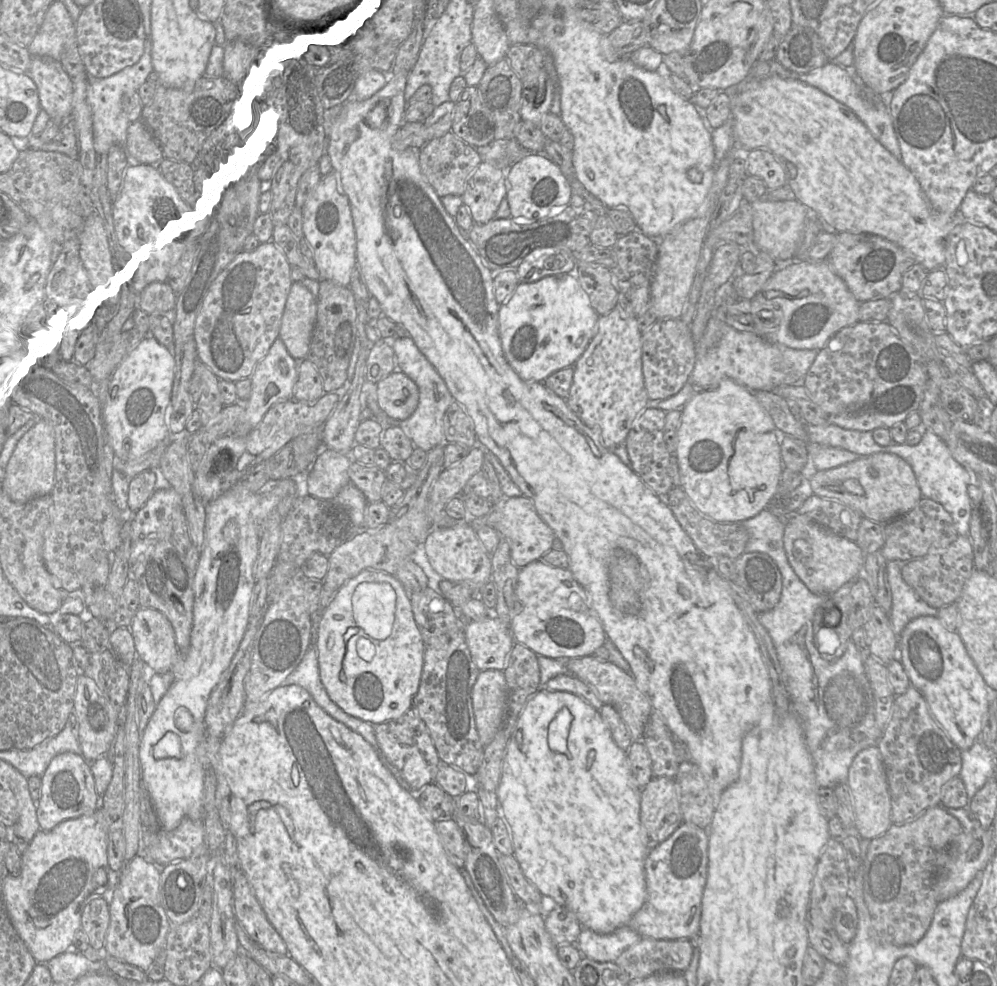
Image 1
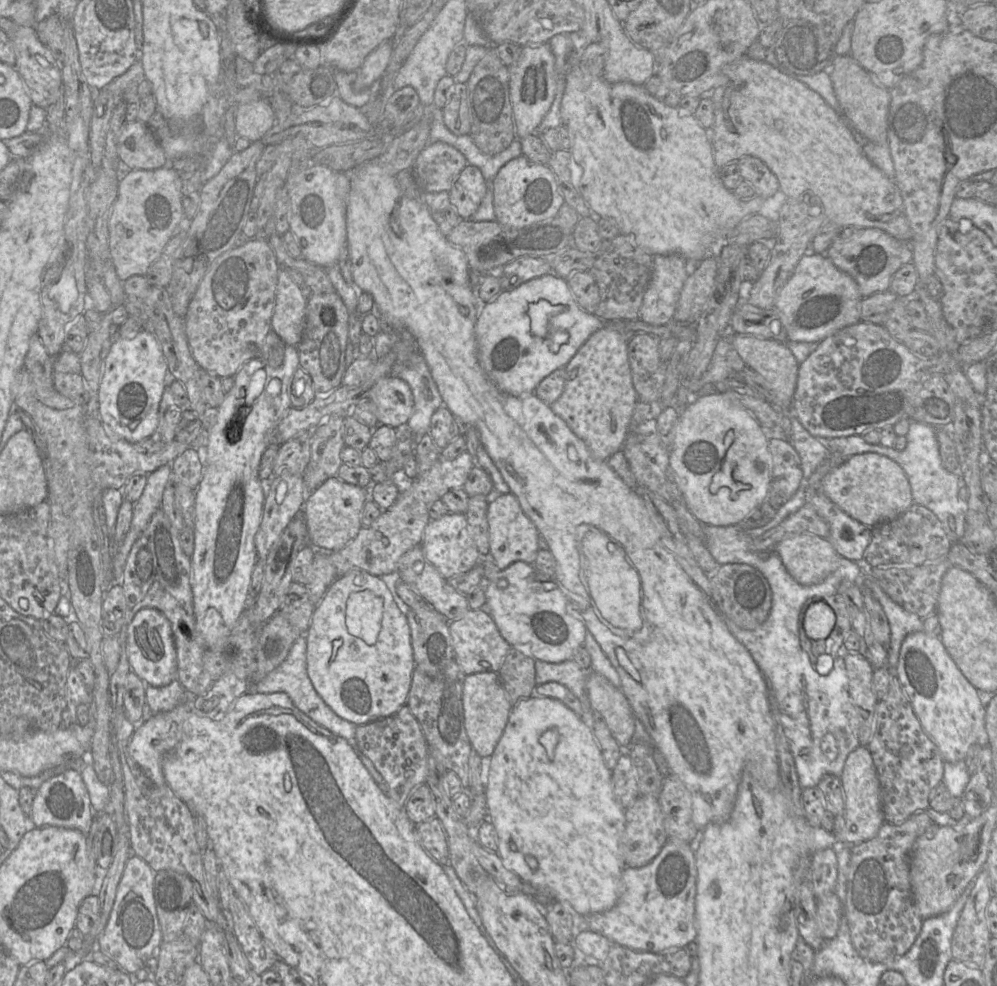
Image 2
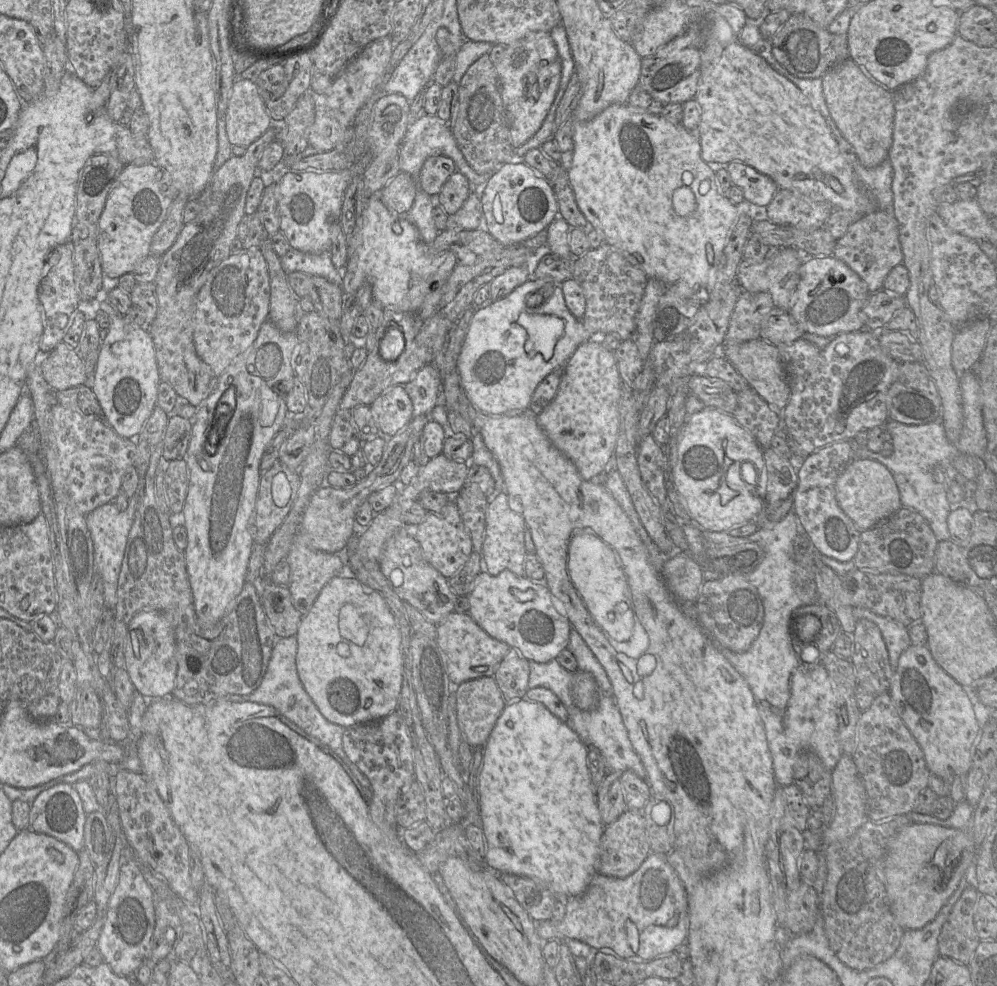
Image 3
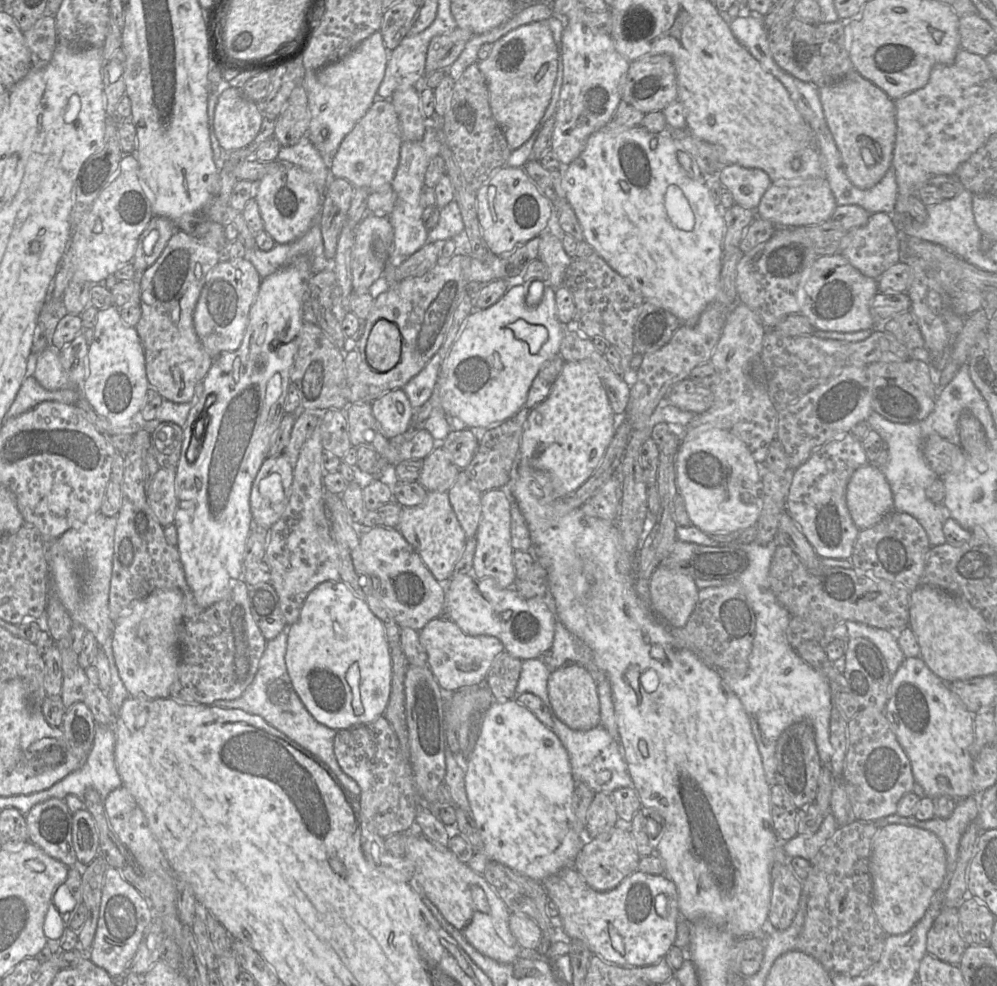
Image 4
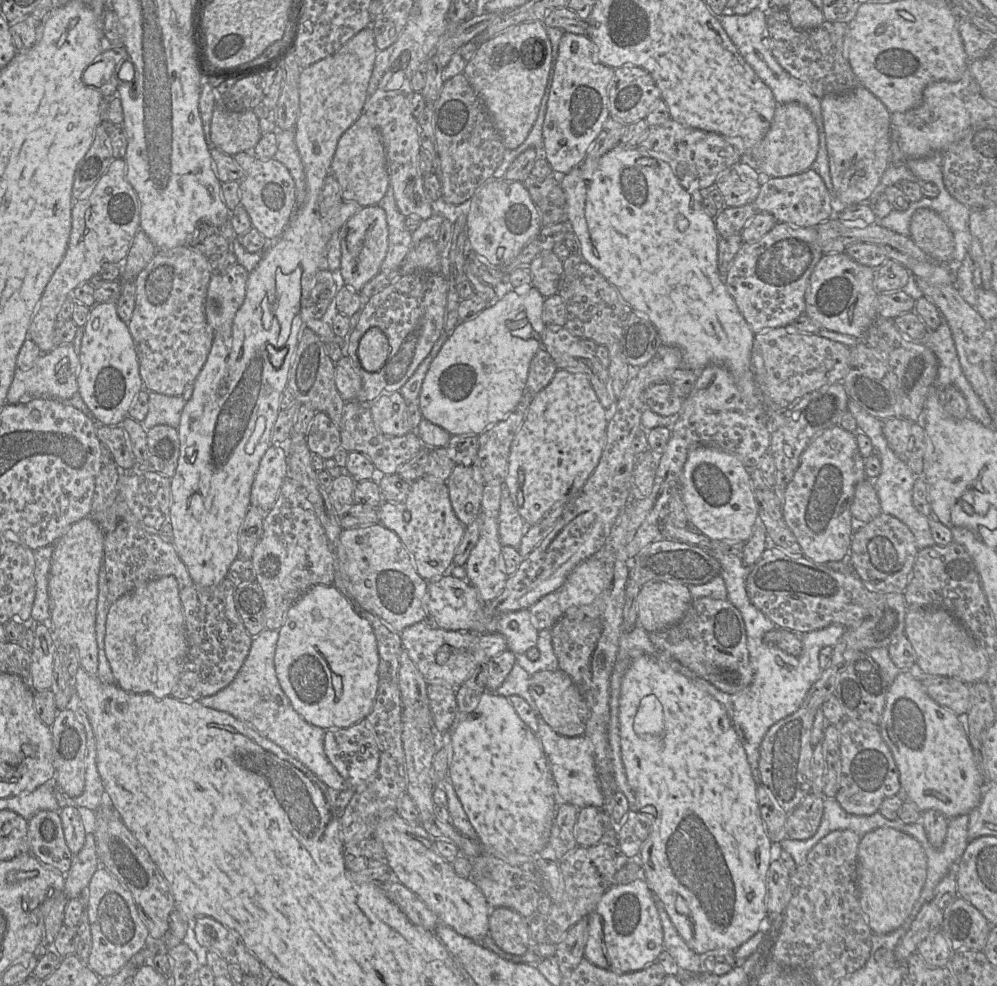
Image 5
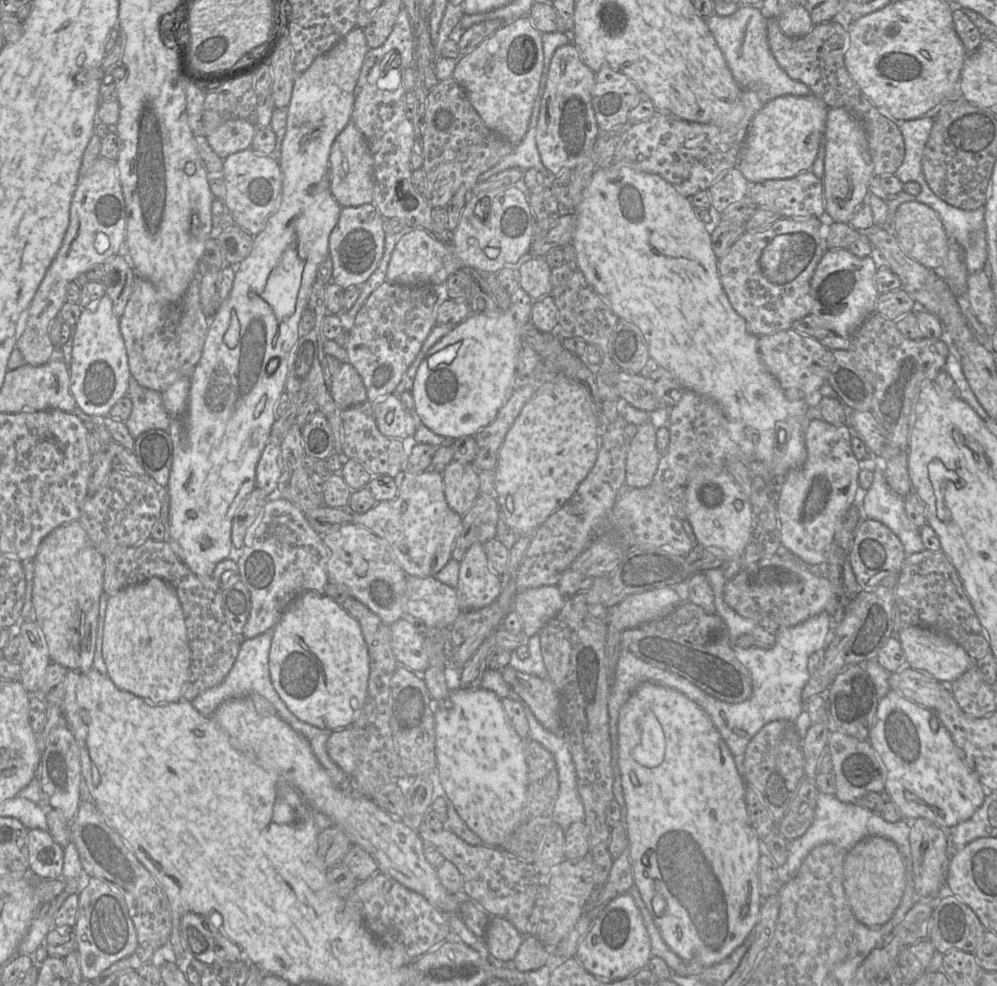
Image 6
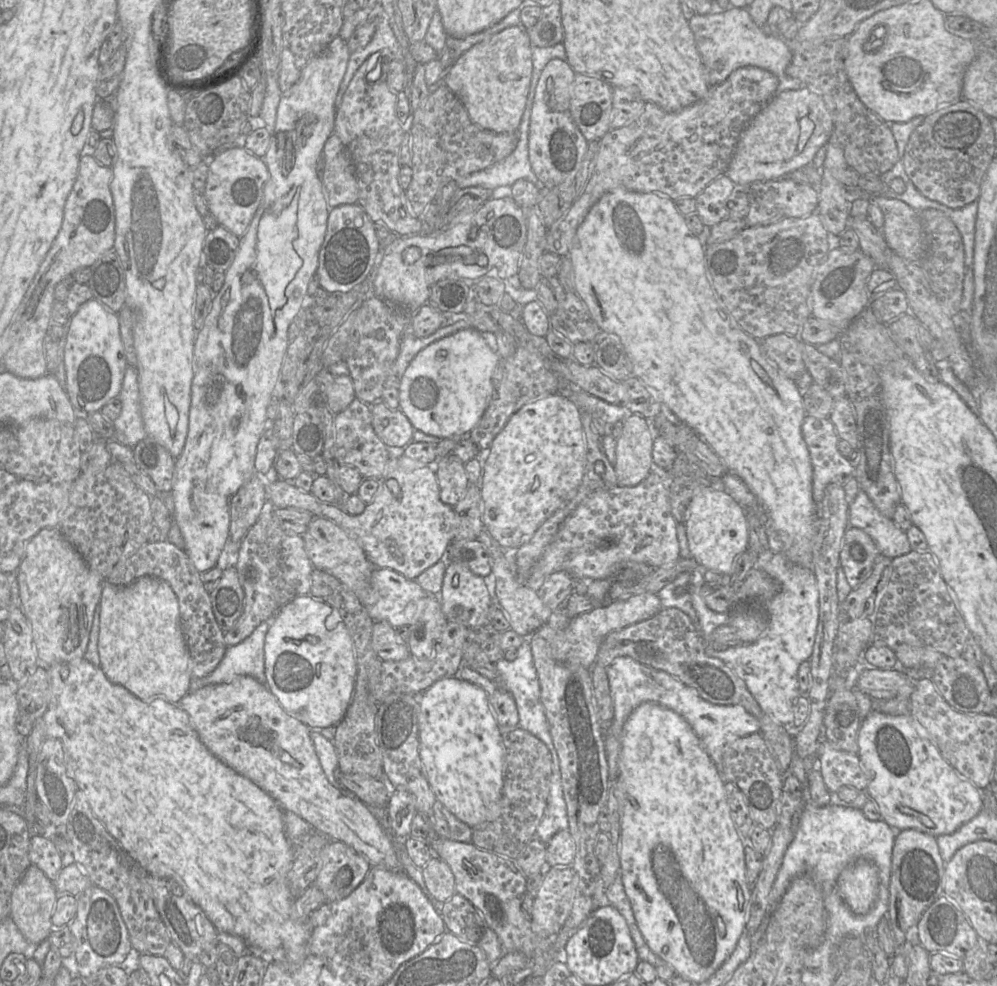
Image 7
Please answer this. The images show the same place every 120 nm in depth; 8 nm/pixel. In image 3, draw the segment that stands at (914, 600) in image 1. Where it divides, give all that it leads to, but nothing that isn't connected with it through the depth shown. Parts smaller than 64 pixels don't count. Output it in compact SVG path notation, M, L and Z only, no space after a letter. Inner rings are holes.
M854 608L853 614L857 620L868 619L878 626L888 650L890 665L896 669L901 654L911 645L908 628L891 618L880 616L865 608Z

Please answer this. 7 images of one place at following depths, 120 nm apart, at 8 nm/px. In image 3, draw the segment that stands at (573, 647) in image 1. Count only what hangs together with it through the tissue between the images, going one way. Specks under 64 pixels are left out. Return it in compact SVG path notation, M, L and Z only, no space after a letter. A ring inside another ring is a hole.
M507 569L497 575L481 571L474 579L468 598L467 613L473 620L488 635L515 648L528 661L545 663L554 660L562 650L567 649L572 626L568 618L556 609L553 596L546 585L535 583L525 576L517 576Z

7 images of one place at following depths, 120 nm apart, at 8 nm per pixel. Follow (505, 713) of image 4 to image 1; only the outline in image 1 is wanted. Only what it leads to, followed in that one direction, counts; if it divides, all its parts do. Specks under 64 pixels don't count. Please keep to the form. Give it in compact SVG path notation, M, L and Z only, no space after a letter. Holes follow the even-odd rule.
M546 688L539 689L528 699L508 741L500 782L495 792L501 815L507 820L511 827L514 847L513 856L519 862L524 875L539 889L542 895L551 897L558 905L564 906L572 911L583 927L596 933L609 934L623 926L628 926L634 914L643 906L647 898L645 859L650 850L646 845L645 833L640 821L640 790L641 789L638 789L633 783L626 751L616 745L609 728L602 720L597 709L573 693L551 691ZM563 708L569 710L574 722L575 716L573 714L573 709L578 717L582 716L585 717L585 720L592 720L593 722L589 723L591 729L580 729L581 731L578 731L573 750L570 750L568 744L566 744L565 752L558 753L552 750L548 745L548 727Z

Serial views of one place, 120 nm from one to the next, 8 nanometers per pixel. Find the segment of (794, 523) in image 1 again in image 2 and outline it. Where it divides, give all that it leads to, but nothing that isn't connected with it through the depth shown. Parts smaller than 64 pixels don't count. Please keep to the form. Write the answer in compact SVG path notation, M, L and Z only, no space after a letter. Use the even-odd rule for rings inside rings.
M793 534L782 539L776 546L789 574L802 585L821 582L839 567L841 557L828 538L814 534Z

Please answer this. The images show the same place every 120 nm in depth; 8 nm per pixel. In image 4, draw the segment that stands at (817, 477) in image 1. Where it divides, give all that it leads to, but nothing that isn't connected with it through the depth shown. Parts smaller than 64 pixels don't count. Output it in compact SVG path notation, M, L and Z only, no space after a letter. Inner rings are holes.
M867 463L855 470L847 485L846 504L853 522L860 530L876 525L894 511L891 487L879 467Z

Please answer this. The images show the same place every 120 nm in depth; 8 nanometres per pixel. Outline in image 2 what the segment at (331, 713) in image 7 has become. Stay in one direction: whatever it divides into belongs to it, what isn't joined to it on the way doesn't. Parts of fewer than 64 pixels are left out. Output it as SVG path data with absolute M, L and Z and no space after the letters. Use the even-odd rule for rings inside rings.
M360 569L338 576L316 605L305 637L309 678L321 698L341 718L357 727L389 717L406 705L415 669L410 627L382 577Z

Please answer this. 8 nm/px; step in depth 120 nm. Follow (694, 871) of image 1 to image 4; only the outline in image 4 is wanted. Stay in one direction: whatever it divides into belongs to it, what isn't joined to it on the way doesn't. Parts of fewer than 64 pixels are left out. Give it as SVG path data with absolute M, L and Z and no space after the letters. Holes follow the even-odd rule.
M568 867L547 877L542 882L549 900L553 901L559 911L563 931L571 940L585 944L591 954L604 961L623 967L642 967L662 960L677 936L677 923L681 918L678 908L678 893L675 884L666 875L648 874L635 871L625 878L616 888L598 892L588 886L584 878L574 867ZM660 895L667 897L670 912L661 916L656 909L656 900Z

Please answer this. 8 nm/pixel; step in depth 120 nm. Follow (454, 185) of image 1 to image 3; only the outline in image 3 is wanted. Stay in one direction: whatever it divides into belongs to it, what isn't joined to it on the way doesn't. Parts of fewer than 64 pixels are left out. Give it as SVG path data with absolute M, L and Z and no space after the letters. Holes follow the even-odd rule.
M444 155L431 156L417 177L418 187L428 195L438 195L447 179L457 171L454 161Z

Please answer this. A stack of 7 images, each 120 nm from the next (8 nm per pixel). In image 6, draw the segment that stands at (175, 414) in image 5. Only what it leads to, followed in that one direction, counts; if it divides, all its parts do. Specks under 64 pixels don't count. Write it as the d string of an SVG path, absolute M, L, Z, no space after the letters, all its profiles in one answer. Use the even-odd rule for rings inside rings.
M131 375L126 396L132 402L132 411L124 423L134 439L148 430L168 431L173 418L165 409L160 392L142 387Z

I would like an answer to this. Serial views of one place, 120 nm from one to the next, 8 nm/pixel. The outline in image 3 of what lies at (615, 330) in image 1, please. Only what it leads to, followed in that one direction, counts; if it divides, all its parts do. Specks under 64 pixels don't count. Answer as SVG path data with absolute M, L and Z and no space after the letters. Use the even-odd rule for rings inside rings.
M592 338L580 344L568 359L555 397L536 416L538 425L551 443L573 462L585 480L599 481L598 475L604 472L614 454L620 426L622 384L614 352L606 349L598 338Z

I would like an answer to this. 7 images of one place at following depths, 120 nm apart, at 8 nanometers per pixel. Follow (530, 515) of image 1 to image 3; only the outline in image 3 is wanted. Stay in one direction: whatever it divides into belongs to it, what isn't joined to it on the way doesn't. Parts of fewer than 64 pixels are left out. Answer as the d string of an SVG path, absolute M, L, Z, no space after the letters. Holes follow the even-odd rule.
M504 490L497 492L488 502L485 537L481 550L481 571L490 575L497 575L507 569L517 576L524 576L524 560L527 554L524 534L527 526L520 511L511 508L510 498Z

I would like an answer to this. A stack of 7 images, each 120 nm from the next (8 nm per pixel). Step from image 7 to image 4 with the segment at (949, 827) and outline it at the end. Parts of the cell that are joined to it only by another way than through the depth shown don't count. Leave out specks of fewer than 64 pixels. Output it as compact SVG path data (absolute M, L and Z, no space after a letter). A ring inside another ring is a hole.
M913 657L905 658L897 672L892 675L889 688L889 697L884 710L885 716L890 724L891 730L895 734L899 744L905 751L907 757L910 760L912 774L916 784L922 787L925 796L935 799L937 797L946 795L956 800L966 798L974 794L973 790L973 763L971 759L971 747L974 743L974 713L969 712L961 703L959 698L953 694L947 683L937 677L925 664L922 658Z

